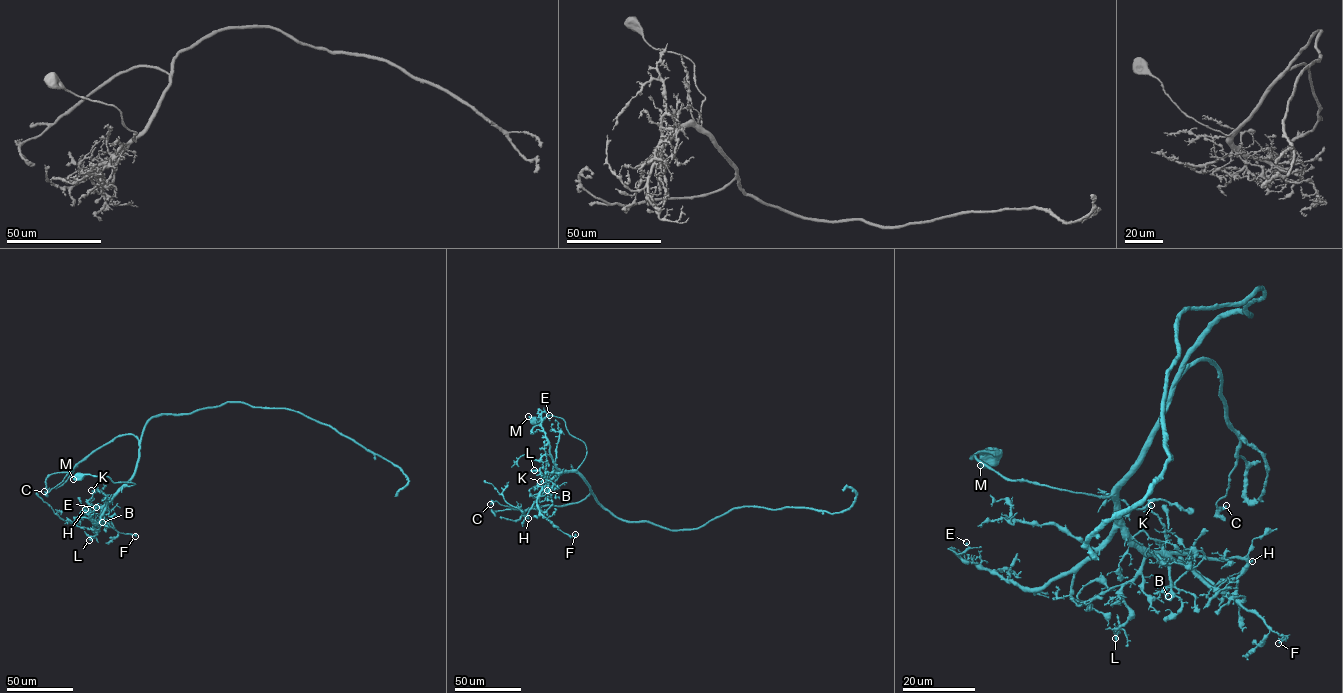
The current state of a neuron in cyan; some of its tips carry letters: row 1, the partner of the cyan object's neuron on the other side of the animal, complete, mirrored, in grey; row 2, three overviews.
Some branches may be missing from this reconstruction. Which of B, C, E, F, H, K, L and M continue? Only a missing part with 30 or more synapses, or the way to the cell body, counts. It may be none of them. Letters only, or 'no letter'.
no letter

